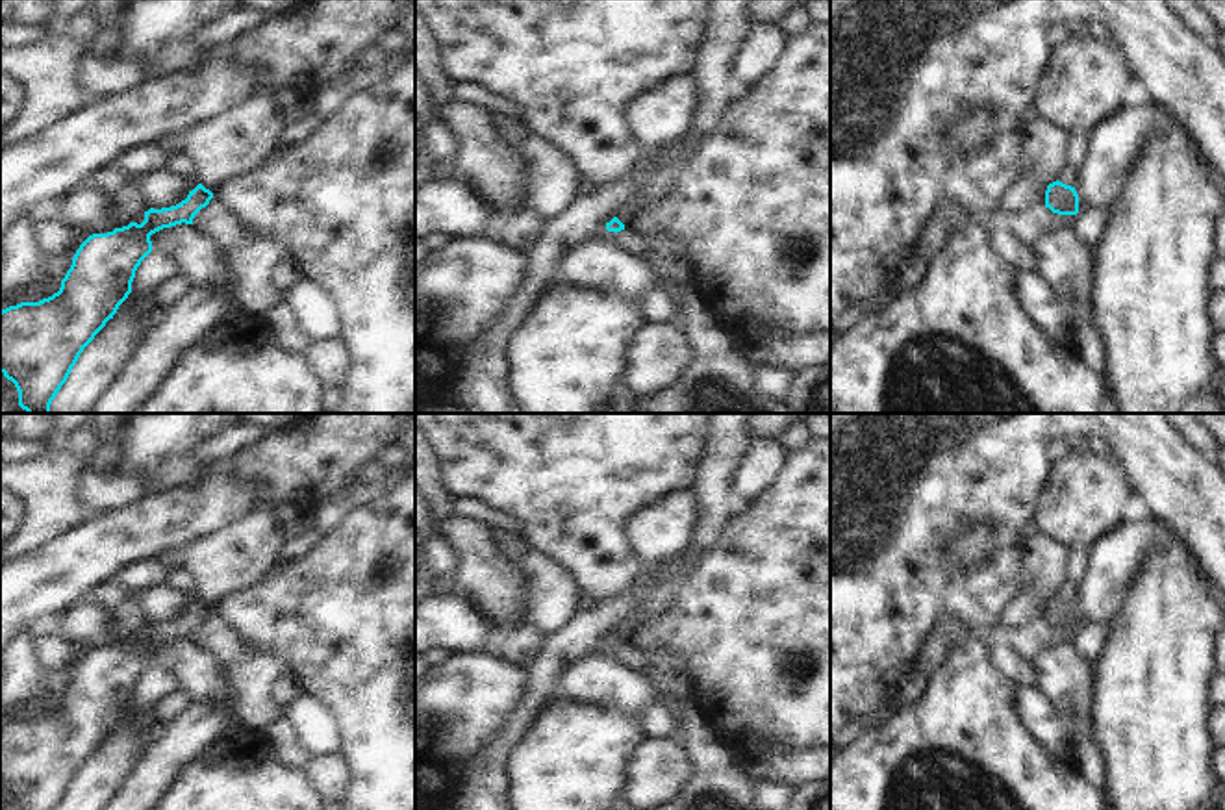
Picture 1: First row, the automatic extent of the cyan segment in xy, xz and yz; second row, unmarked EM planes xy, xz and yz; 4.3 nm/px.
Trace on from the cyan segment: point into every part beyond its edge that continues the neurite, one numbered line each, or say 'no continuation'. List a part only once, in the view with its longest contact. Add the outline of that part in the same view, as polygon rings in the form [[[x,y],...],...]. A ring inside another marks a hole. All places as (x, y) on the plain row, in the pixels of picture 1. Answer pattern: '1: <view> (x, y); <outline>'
no continuation

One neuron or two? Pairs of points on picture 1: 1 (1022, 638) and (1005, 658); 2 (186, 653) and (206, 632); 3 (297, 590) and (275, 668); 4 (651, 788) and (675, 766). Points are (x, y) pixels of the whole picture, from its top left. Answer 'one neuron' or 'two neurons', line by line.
1: two neurons
2: two neurons
3: two neurons
4: one neuron

